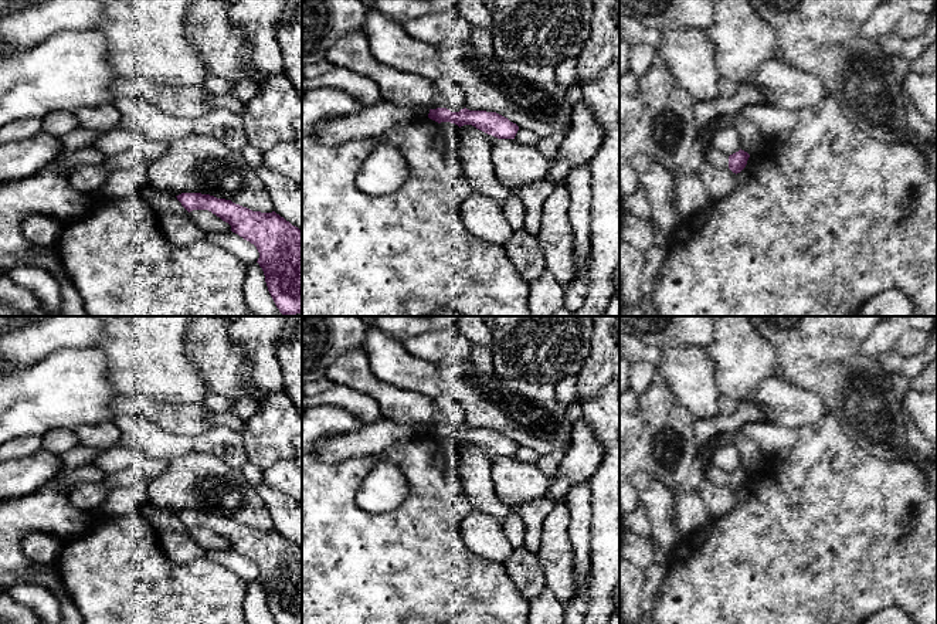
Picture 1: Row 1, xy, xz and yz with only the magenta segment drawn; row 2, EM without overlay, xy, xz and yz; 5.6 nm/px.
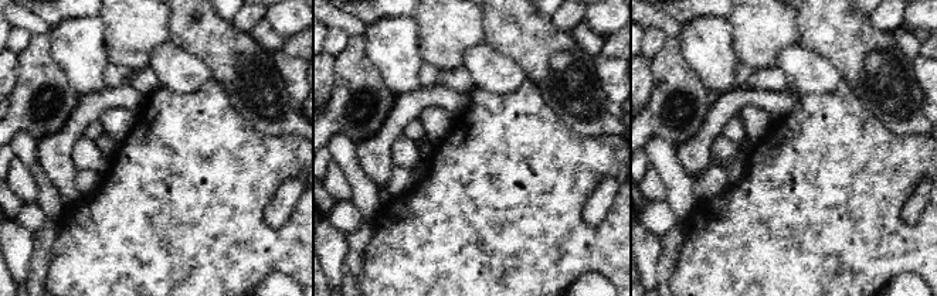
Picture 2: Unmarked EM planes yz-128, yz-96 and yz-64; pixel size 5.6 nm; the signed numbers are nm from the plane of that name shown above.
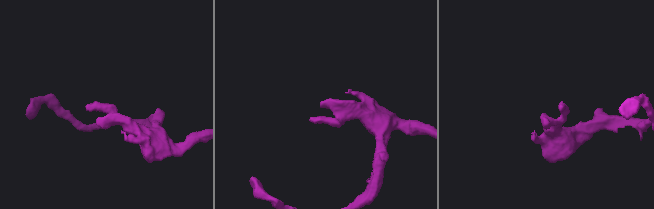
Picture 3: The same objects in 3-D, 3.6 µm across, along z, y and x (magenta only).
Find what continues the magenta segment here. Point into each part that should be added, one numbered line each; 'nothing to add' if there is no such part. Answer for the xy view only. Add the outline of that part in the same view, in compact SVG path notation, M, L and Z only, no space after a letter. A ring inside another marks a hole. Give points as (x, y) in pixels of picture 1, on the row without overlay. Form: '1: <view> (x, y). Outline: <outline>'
nothing to add

